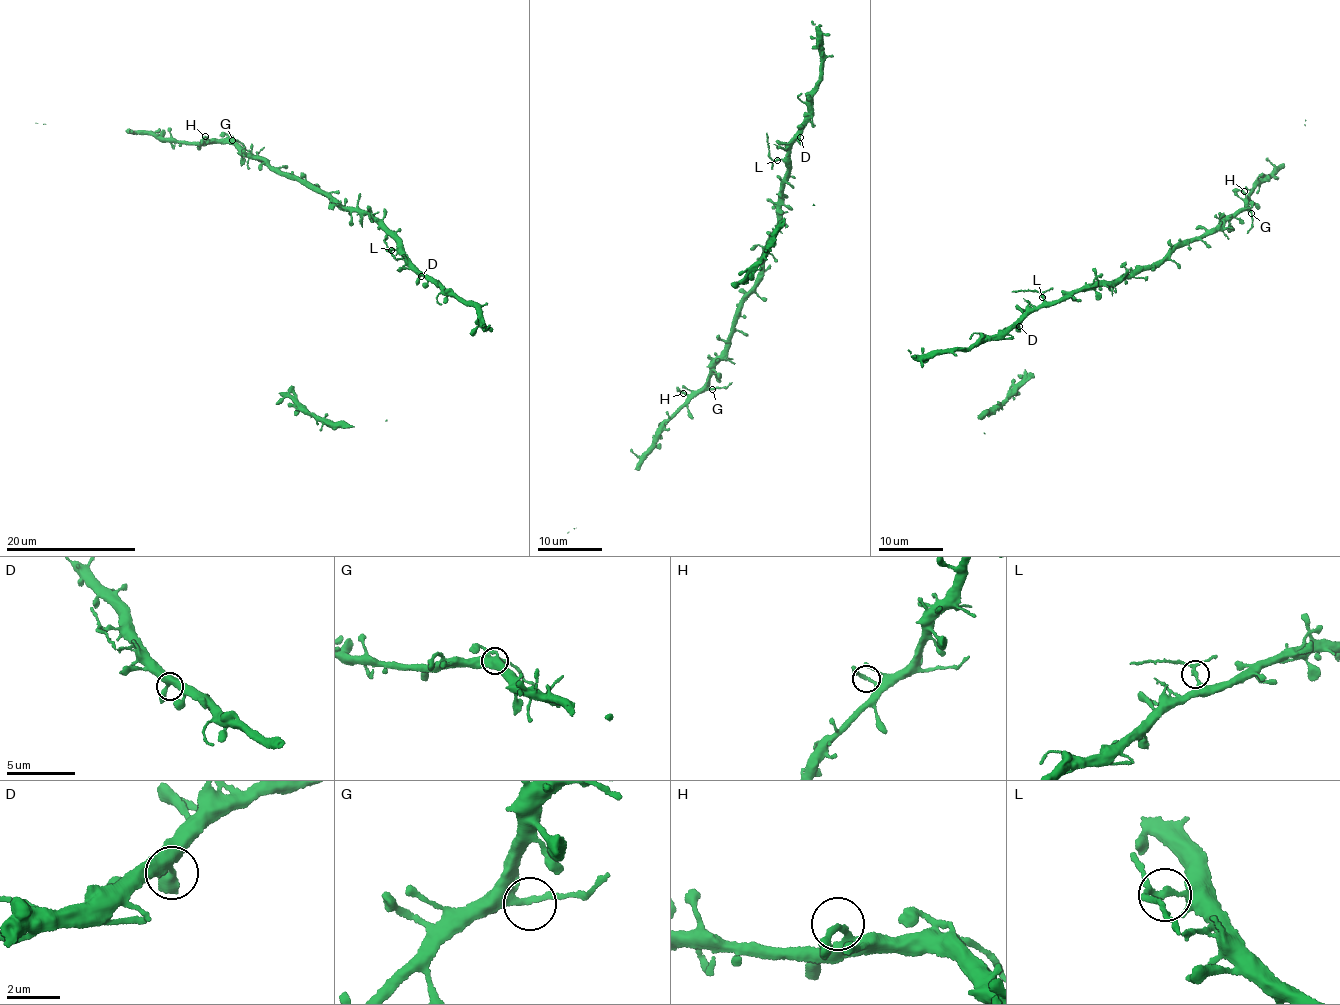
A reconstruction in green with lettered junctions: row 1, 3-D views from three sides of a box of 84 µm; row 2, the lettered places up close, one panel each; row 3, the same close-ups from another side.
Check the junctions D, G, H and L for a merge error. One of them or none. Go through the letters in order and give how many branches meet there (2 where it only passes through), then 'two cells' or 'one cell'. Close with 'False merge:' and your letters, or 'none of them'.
D: 3 | one cell
G: 3 | one cell
H: 2 | one cell
L: 3 | two cells
False merge: L

